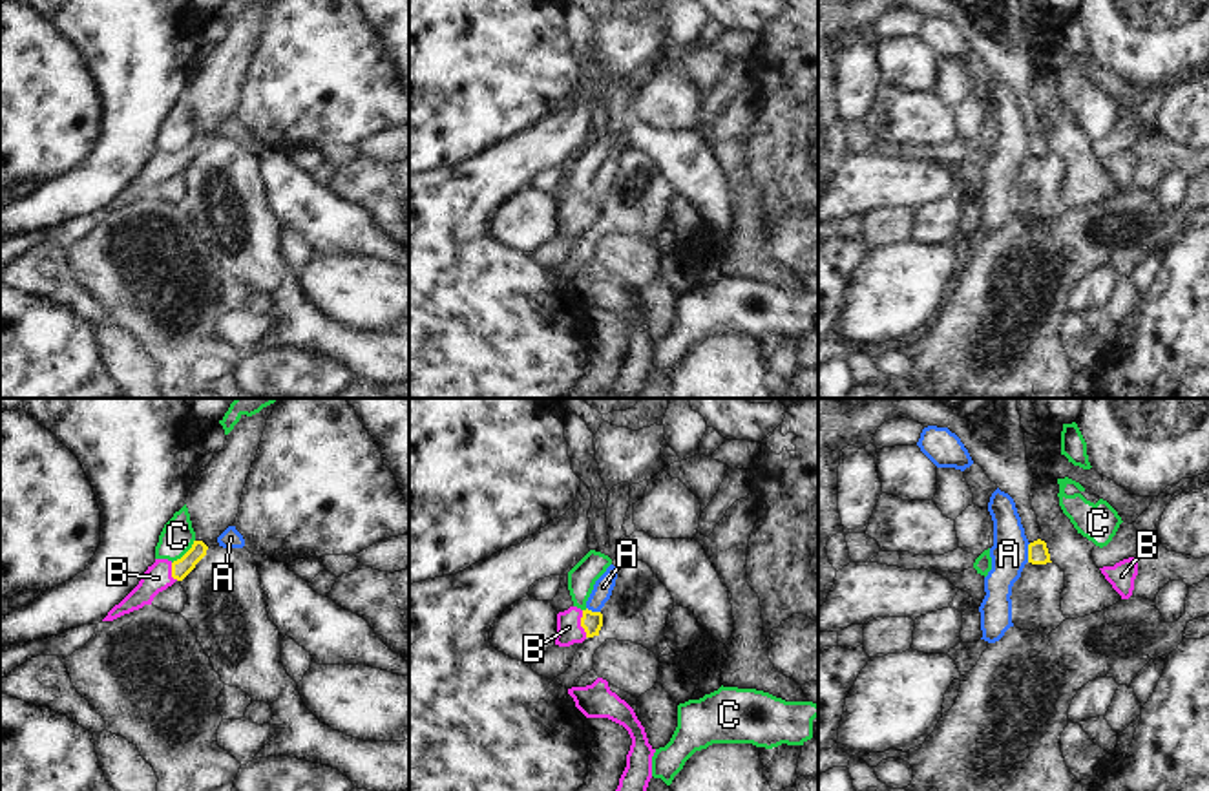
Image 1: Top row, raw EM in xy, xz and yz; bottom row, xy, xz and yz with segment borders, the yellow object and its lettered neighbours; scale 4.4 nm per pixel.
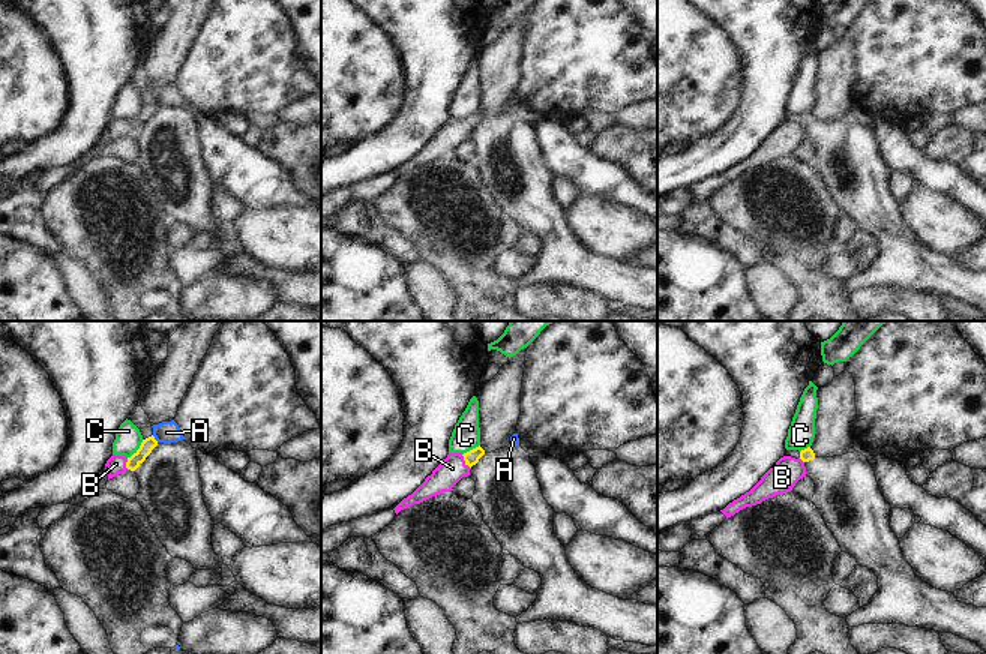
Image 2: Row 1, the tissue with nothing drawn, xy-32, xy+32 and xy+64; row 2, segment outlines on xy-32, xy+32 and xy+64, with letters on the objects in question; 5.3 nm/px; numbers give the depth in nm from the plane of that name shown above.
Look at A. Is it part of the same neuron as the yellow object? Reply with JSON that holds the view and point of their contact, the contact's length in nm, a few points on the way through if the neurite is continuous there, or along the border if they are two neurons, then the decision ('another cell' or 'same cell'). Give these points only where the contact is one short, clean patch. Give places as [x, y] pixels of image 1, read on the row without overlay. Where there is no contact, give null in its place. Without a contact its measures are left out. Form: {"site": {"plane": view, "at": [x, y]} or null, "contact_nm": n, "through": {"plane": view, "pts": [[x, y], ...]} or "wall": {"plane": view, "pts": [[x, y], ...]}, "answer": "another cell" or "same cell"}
{"site": {"plane": "yz", "at": [1029, 143]}, "contact_nm": 90, "wall": {"plane": "yz", "pts": [[1030, 134], [1027, 152]]}, "answer": "another cell"}

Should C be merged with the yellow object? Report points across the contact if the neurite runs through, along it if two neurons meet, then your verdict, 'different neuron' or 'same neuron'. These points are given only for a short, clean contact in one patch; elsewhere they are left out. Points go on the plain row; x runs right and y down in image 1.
border along xy (194, 130), (172, 154); different neuron

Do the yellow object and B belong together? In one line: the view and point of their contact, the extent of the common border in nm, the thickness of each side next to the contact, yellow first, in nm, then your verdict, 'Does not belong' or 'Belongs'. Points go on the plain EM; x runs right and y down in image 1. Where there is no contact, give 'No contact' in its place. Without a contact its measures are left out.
Touches yellow at xz (581, 214). Shared border 120 nm. Thickness 90 nm (yellow) against 110 nm. Belongs

